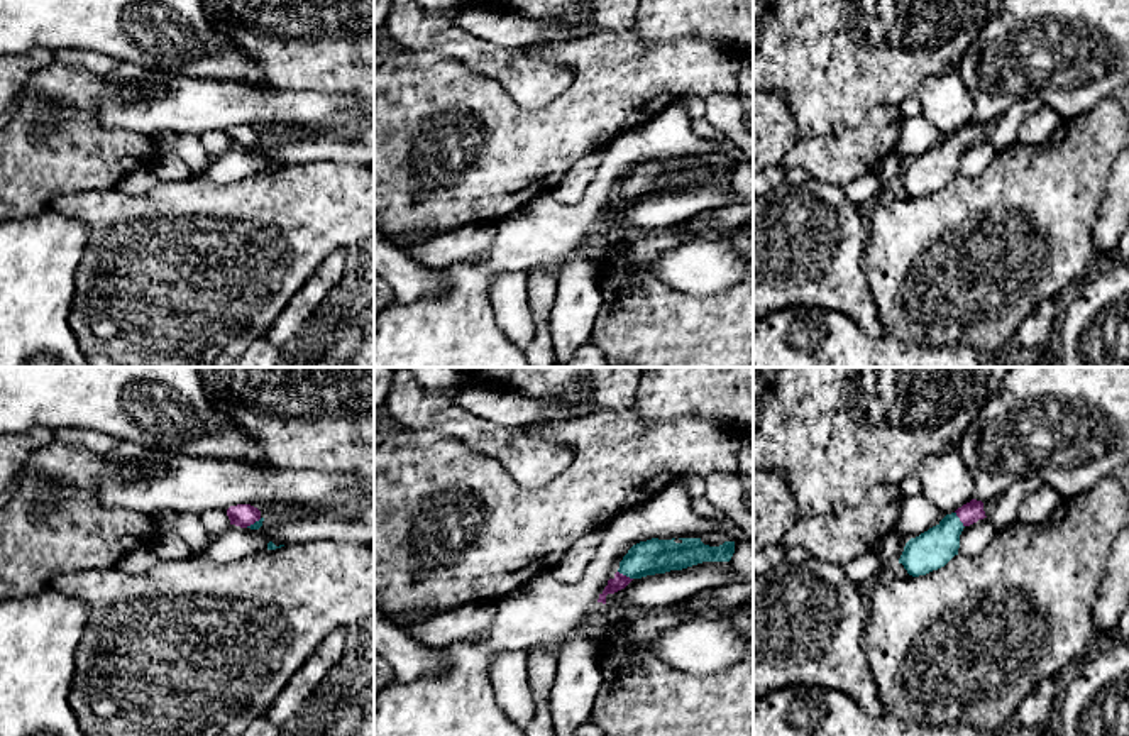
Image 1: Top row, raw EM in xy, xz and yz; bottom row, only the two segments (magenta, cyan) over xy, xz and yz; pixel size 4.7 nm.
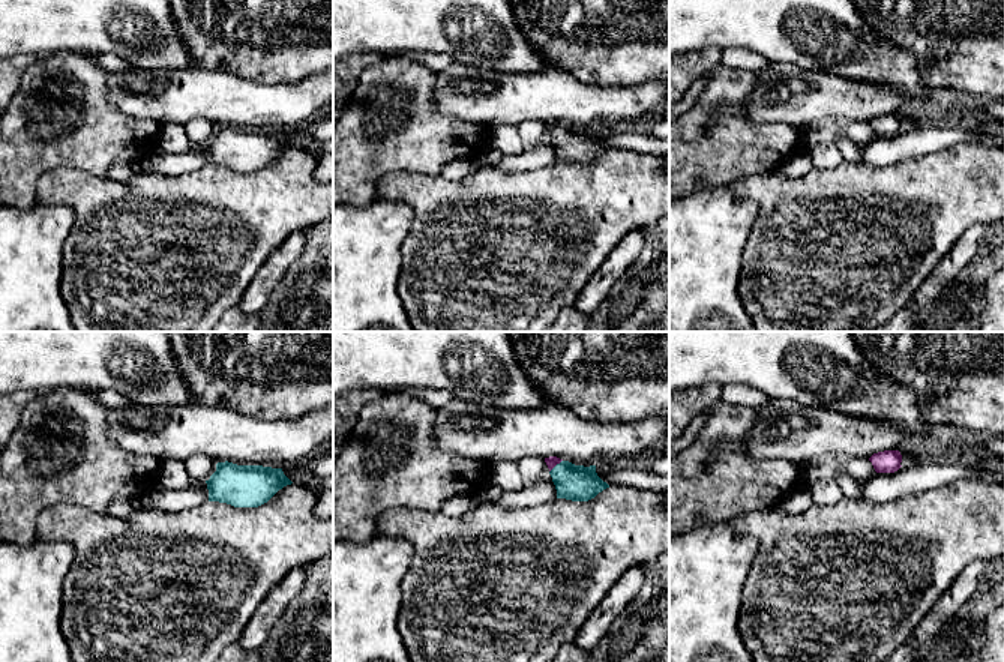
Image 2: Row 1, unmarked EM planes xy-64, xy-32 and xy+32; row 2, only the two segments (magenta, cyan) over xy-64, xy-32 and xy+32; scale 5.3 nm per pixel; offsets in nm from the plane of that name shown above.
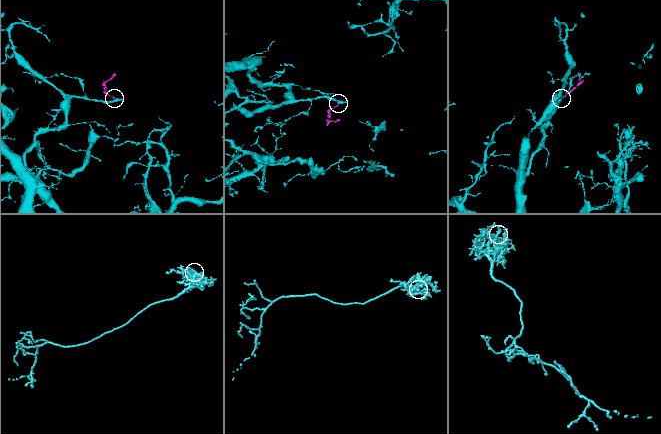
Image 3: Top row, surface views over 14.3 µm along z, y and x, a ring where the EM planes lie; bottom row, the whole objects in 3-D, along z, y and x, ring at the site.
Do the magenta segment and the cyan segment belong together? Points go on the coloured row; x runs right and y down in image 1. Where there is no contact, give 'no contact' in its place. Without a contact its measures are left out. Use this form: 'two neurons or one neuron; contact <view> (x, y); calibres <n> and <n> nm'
one neuron; contact xz (625, 576); calibres 70 and 170 nm

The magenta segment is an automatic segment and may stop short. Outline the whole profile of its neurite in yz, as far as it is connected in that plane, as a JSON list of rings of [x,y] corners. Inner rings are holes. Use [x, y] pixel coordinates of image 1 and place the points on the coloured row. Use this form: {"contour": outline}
{"contour": [[[972,499],[958,508],[955,513],[946,514],[936,526],[911,538],[899,558],[909,575],[919,577],[945,567],[960,548],[960,535],[965,526],[983,519],[983,503]]]}

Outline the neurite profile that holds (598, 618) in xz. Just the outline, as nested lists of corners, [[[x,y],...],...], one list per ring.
[[[596,602],[589,612],[587,624],[594,629],[608,628],[608,606],[603,602]]]

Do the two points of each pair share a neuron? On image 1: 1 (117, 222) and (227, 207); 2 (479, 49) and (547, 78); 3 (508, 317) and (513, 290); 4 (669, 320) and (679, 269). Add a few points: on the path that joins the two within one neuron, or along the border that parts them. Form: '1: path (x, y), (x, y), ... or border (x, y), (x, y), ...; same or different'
1: path (144, 222), (200, 222); same
2: path (496, 63), (512, 68), (523, 78), (530, 78); same
3: path (510, 310), (510, 296); same
4: border (645, 266), (672, 288), (693, 295), (715, 293); different

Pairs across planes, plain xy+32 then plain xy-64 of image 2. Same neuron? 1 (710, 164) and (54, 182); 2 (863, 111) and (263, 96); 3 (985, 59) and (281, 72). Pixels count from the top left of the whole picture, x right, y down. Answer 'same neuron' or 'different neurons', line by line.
1: different neurons
2: same neuron
3: same neuron

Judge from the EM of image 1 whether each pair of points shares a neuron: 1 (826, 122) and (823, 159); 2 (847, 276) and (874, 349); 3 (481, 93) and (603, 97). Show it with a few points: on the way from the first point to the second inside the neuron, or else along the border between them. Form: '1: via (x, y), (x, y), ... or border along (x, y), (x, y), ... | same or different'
1: border along (862, 119), (842, 132), (799, 139) | different
2: border along (835, 312), (850, 317), (867, 334), (882, 335) | different
3: via (512, 122), (572, 122) | same

